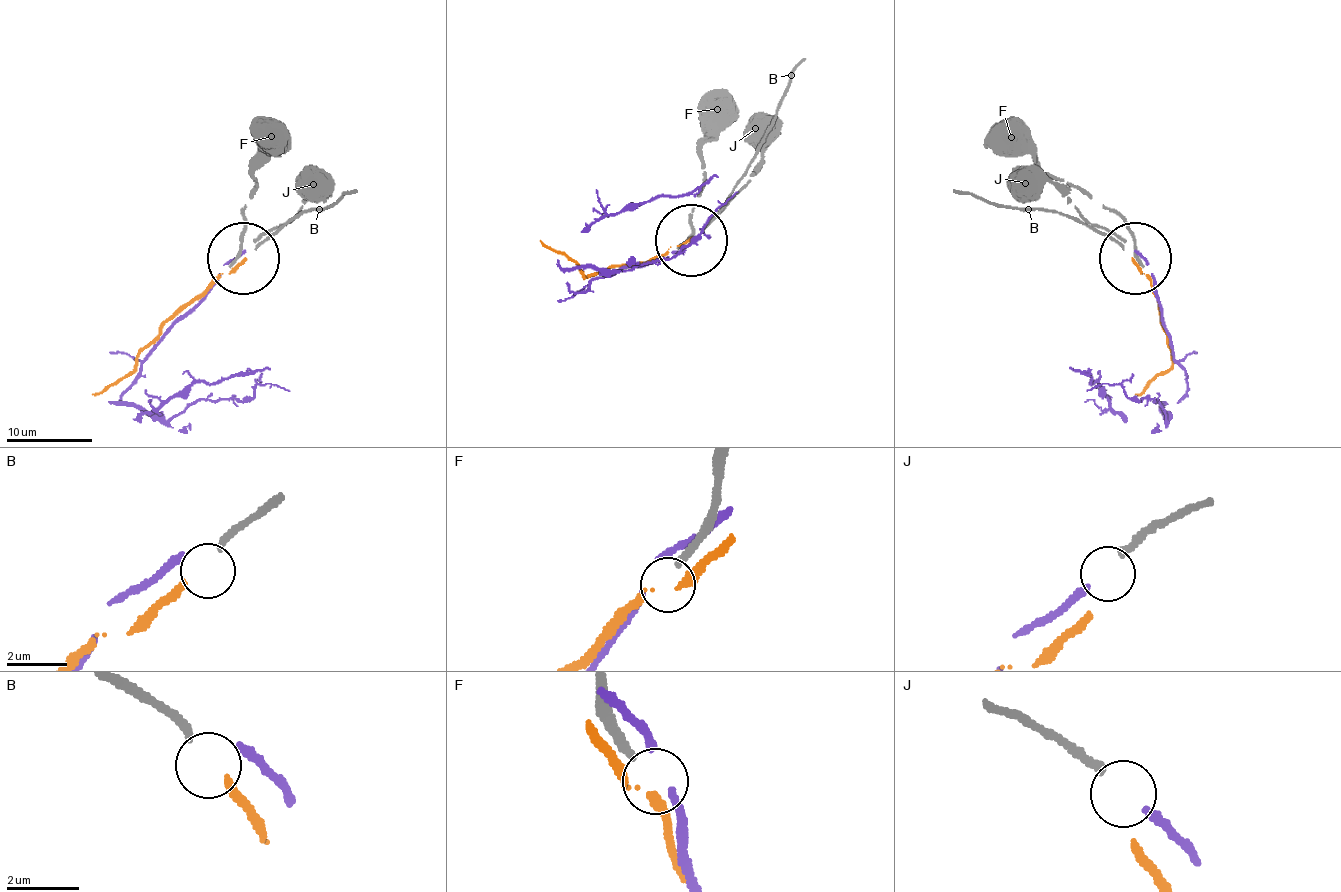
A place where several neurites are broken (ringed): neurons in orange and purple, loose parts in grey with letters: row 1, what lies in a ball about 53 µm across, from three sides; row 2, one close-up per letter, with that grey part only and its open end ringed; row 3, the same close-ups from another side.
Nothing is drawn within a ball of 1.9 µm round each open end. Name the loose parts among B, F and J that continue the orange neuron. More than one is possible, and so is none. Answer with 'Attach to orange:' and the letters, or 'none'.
Attach to orange: B

